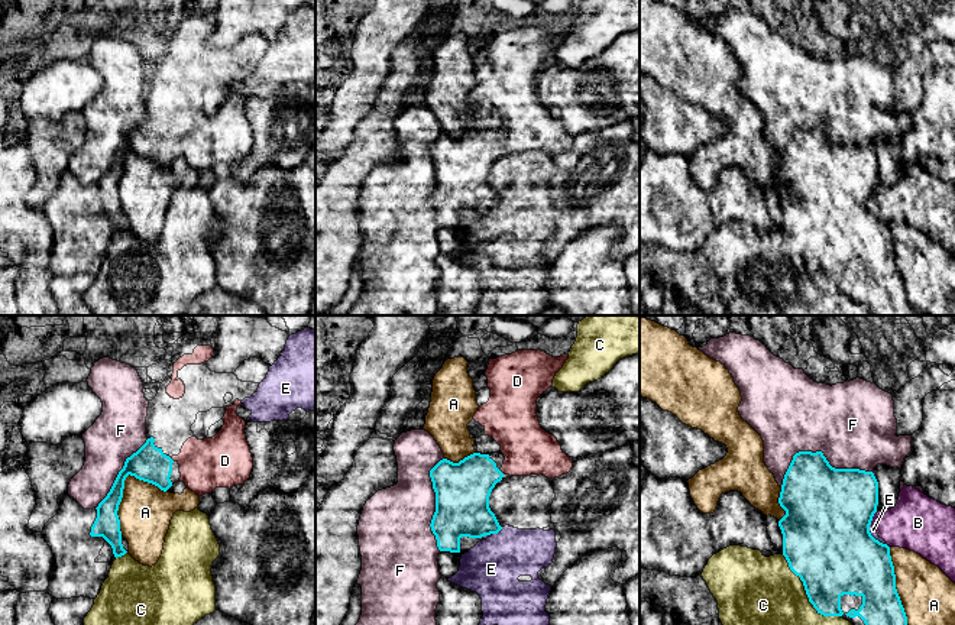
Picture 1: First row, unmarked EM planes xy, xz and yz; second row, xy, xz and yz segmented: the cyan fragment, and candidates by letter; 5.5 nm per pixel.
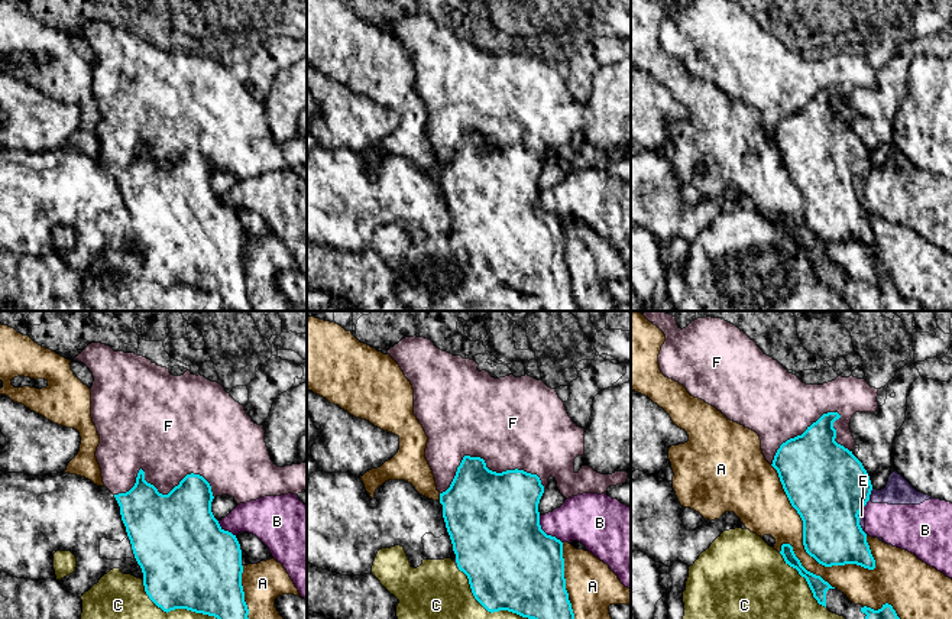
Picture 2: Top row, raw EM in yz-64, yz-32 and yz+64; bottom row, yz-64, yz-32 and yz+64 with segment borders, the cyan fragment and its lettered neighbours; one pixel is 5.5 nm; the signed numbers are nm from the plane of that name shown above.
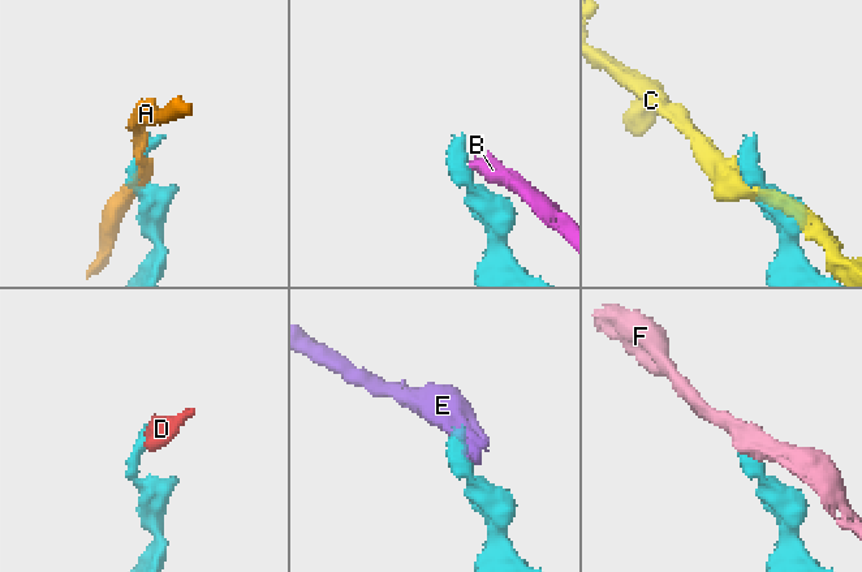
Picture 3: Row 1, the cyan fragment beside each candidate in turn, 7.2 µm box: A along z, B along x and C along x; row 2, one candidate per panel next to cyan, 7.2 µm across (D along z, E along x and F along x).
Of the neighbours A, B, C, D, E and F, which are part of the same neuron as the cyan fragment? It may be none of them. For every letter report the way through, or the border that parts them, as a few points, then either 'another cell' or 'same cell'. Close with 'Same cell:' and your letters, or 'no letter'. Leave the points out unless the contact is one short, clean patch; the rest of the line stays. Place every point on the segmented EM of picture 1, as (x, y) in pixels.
A: another cell
B: border along yz (876, 511), (870, 524); another cell
C: another cell
D: runs through xy (149, 463), (164, 463), (171, 459), (197, 459), (204, 465); same cell
E: another cell
F: another cell
Same cell: D

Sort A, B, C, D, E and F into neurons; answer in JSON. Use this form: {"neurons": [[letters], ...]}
{"neurons": [["A"], ["B", "E"], ["C"], ["D"], ["F"]]}

